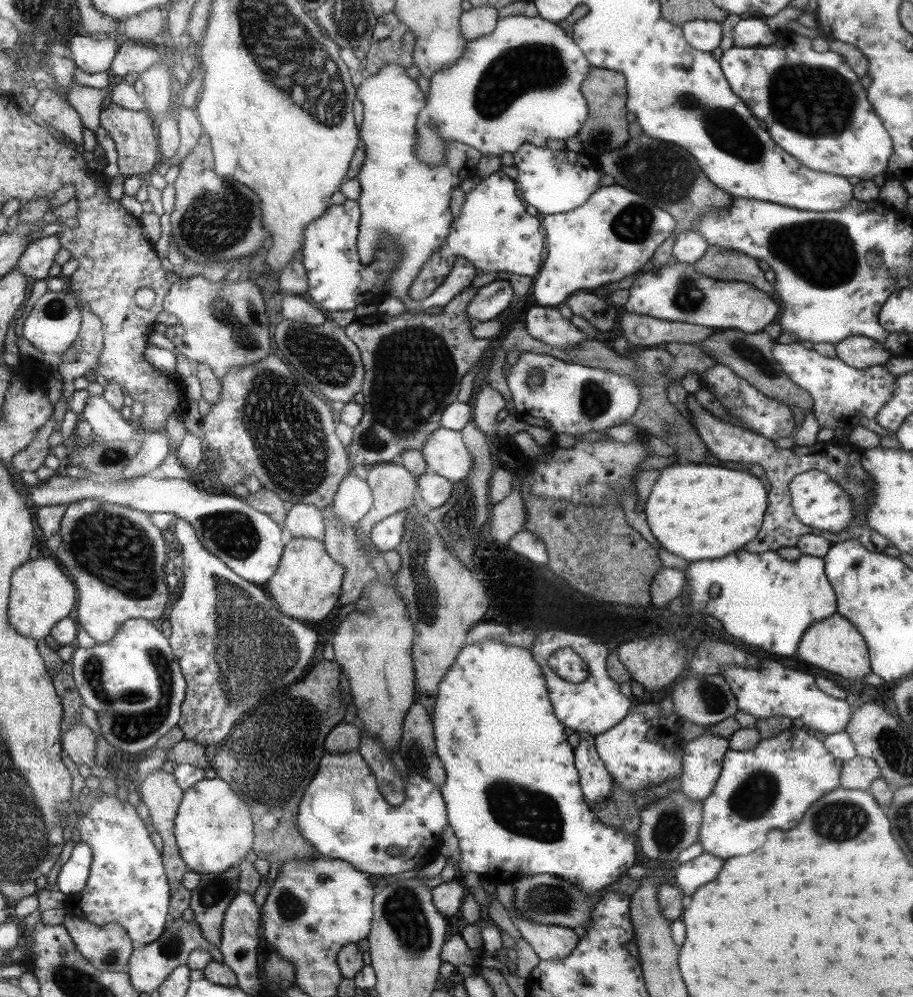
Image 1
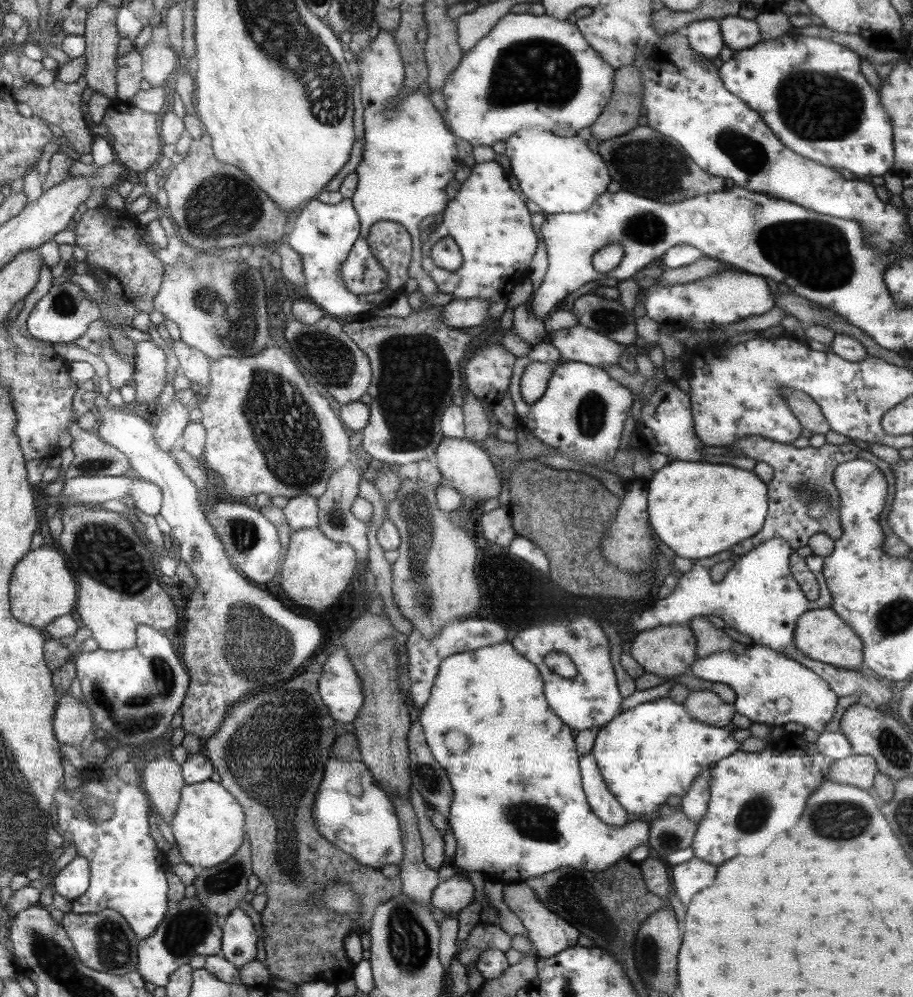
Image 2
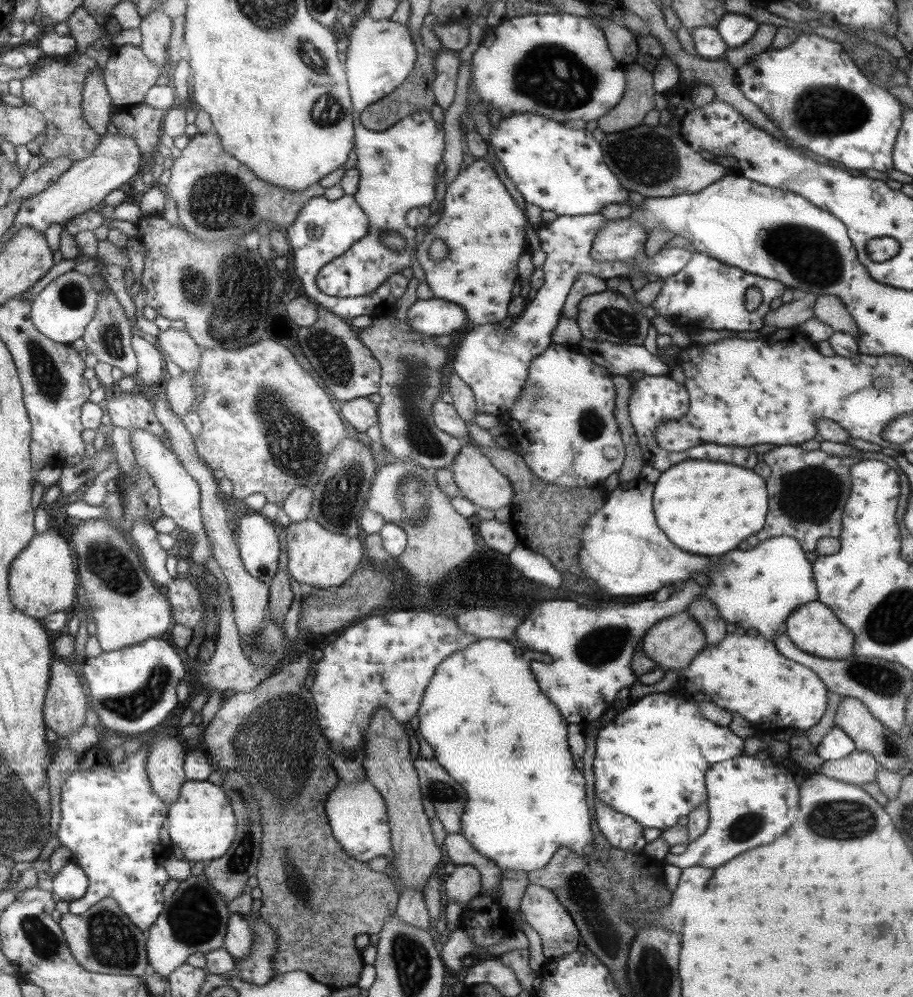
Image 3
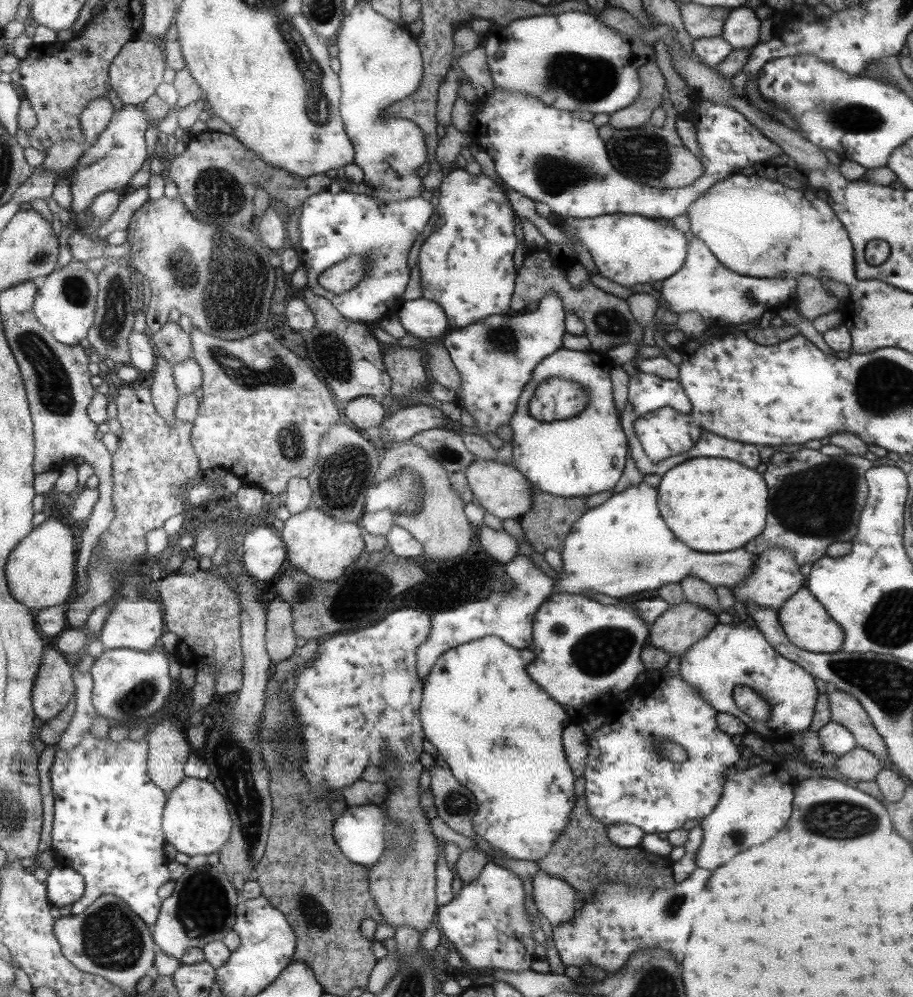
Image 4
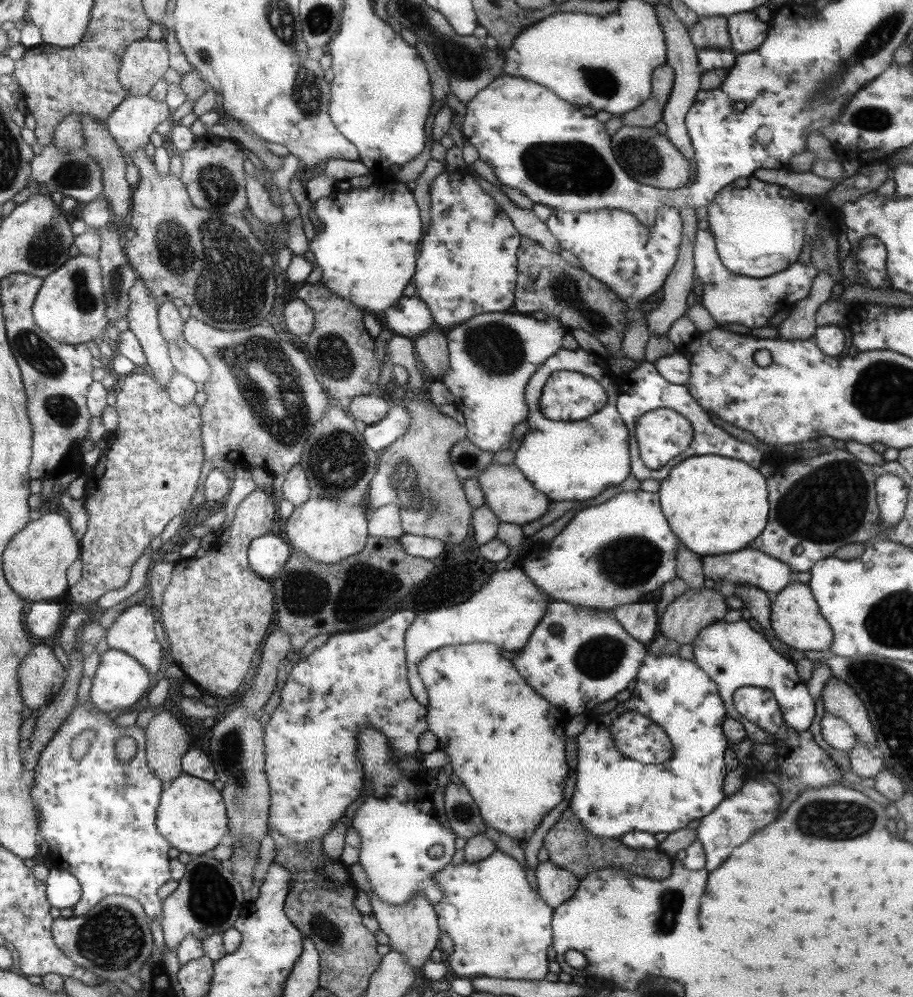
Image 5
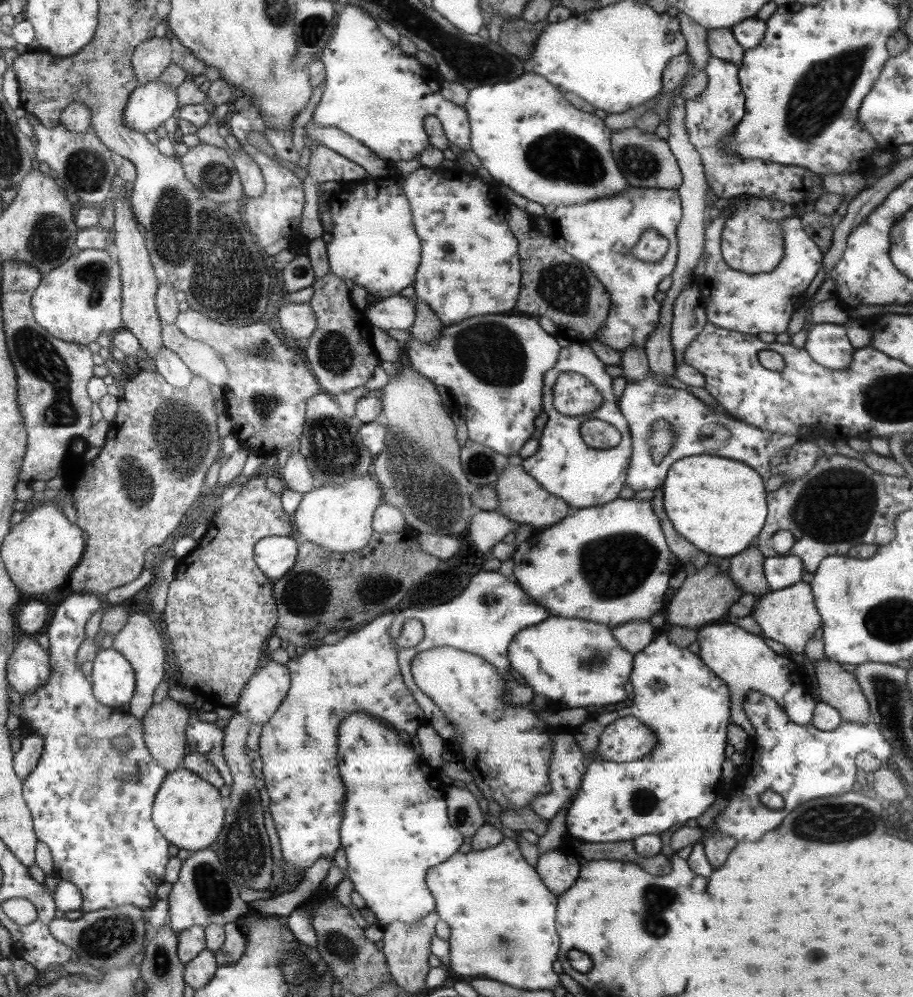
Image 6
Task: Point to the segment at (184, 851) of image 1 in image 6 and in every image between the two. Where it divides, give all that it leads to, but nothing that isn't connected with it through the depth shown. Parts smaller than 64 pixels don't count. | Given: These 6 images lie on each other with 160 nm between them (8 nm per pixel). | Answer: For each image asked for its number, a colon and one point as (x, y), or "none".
2: (208, 827)
3: (201, 823)
4: (196, 821)
5: (192, 816)
6: (188, 810)

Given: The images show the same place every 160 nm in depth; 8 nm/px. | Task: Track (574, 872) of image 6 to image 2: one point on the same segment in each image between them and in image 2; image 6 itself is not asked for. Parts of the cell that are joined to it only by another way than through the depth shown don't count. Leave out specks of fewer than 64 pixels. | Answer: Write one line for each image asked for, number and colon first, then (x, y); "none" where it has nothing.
2: (549, 934)
3: (541, 910)
4: (555, 900)
5: (556, 885)

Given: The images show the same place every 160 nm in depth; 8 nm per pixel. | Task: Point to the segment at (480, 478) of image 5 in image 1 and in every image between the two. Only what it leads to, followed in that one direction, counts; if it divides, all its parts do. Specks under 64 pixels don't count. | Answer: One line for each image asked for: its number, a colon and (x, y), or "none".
1: (444, 454)
2: (464, 466)
3: (477, 480)
4: (500, 489)

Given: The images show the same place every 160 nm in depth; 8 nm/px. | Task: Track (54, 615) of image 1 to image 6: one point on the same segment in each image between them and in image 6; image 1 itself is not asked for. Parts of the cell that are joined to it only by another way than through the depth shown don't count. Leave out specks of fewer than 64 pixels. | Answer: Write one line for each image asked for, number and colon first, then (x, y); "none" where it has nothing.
2: (43, 588)
3: (43, 581)
4: (41, 572)
5: (36, 562)
6: (44, 549)

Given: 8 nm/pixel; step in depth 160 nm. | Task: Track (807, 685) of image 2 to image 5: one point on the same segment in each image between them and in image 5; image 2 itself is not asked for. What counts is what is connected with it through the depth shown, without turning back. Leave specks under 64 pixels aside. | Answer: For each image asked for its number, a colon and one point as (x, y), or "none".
3: (748, 676)
4: (730, 656)
5: (732, 654)

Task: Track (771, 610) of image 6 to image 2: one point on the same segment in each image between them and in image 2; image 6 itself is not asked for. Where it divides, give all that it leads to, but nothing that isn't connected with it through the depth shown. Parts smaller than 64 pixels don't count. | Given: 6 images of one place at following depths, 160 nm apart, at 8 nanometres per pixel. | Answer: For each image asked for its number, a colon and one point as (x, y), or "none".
2: (821, 634)
3: (813, 627)
4: (806, 623)
5: (795, 618)

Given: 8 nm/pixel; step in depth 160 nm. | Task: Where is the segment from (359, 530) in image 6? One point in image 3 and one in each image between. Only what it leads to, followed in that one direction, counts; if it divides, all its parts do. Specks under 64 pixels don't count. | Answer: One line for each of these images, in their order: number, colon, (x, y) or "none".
3: (318, 559)
4: (319, 546)
5: (326, 531)

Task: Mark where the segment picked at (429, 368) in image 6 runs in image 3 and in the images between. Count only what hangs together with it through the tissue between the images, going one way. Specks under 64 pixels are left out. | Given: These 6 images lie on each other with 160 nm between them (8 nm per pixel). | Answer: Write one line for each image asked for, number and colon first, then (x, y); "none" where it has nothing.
3: (492, 359)
4: (495, 358)
5: (492, 357)

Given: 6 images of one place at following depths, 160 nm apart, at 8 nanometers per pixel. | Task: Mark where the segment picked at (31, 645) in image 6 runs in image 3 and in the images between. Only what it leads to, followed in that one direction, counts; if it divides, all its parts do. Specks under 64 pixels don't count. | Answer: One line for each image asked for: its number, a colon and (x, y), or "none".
3: (66, 708)
4: (54, 689)
5: (42, 676)

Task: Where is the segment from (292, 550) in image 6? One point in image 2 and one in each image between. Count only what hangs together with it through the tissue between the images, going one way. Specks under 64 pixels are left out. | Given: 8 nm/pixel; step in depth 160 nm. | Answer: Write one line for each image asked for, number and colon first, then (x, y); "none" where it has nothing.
2: (252, 543)
3: (257, 544)
4: (263, 554)
5: (267, 554)

